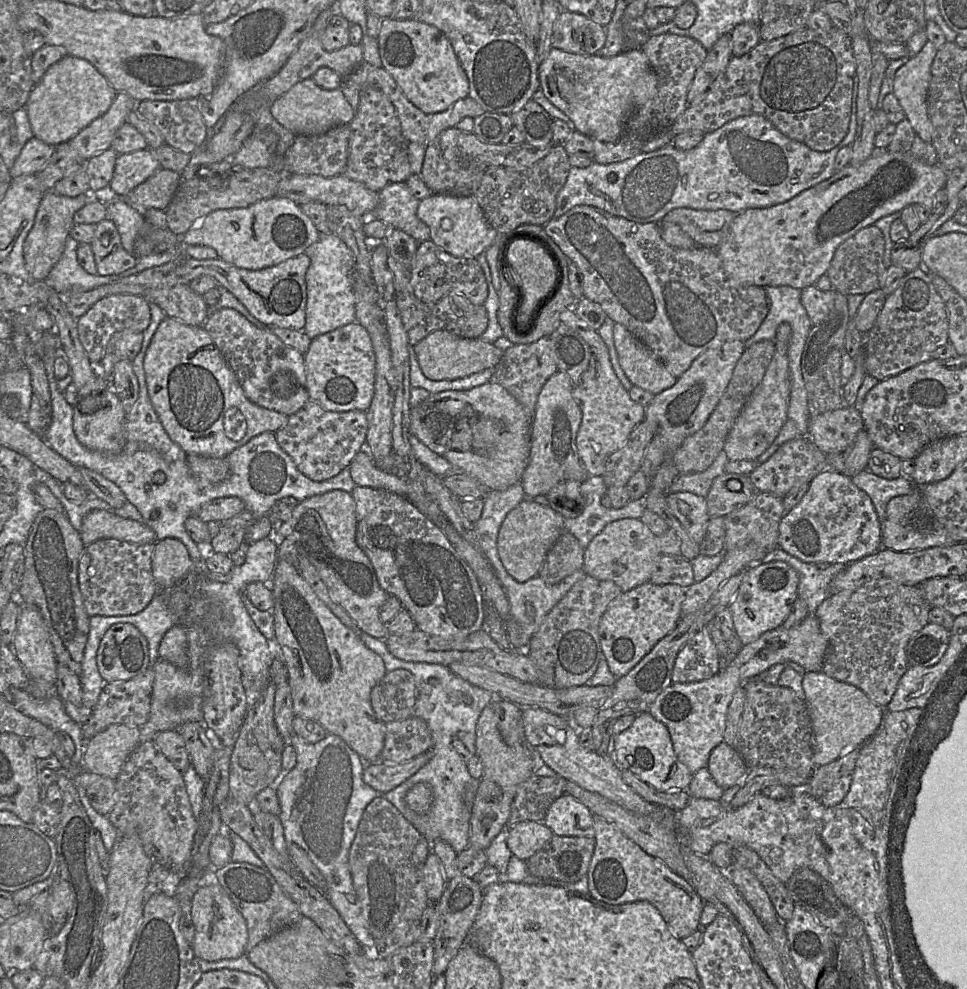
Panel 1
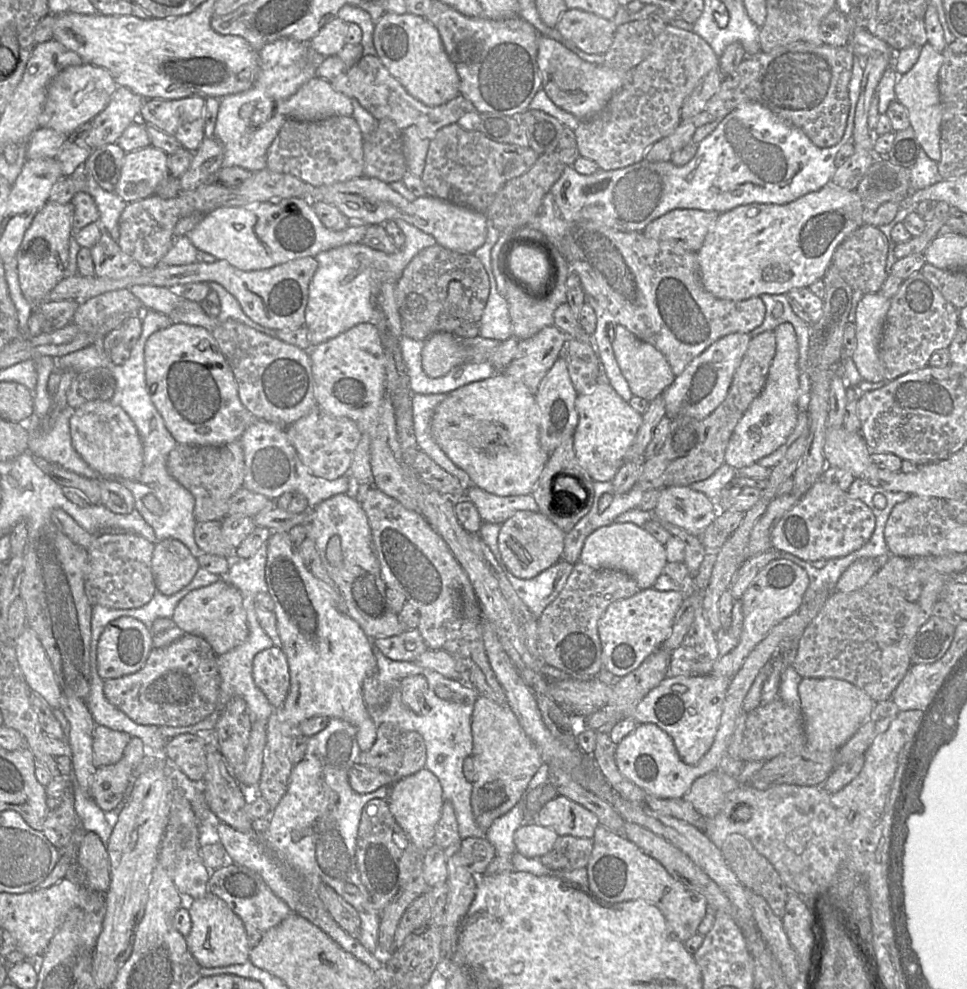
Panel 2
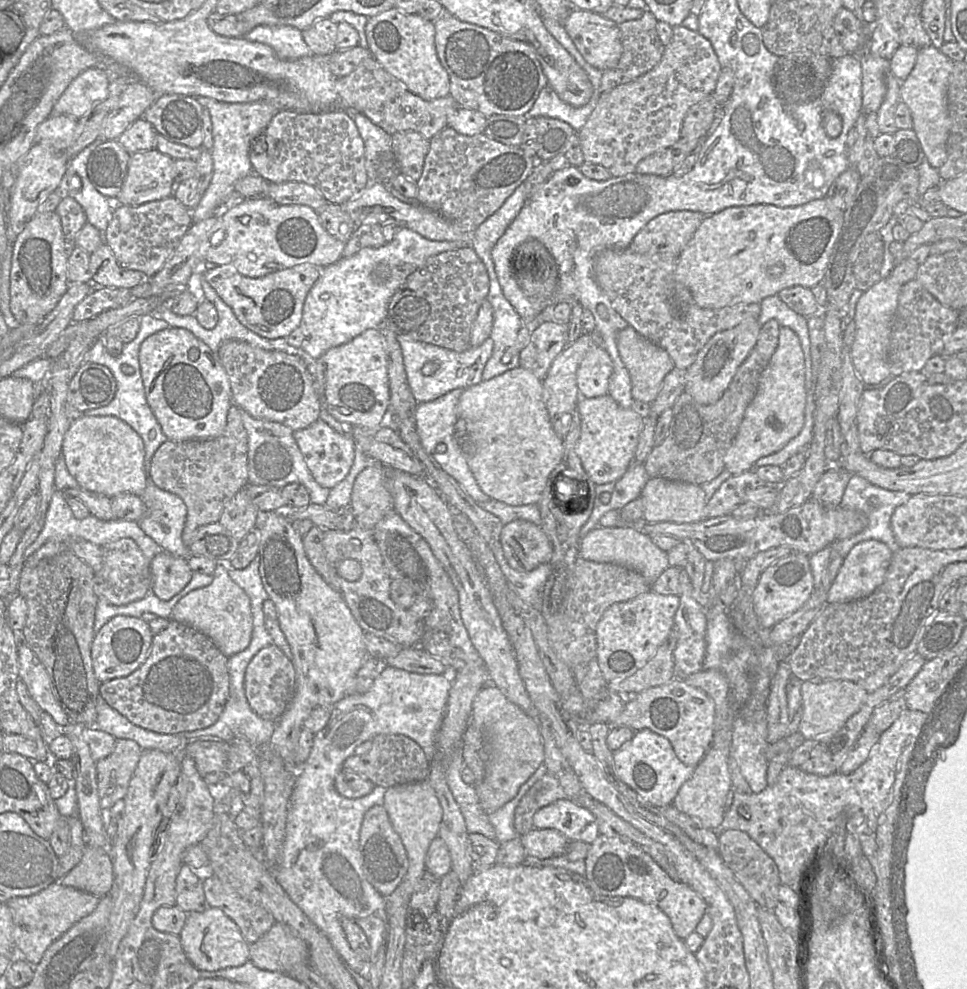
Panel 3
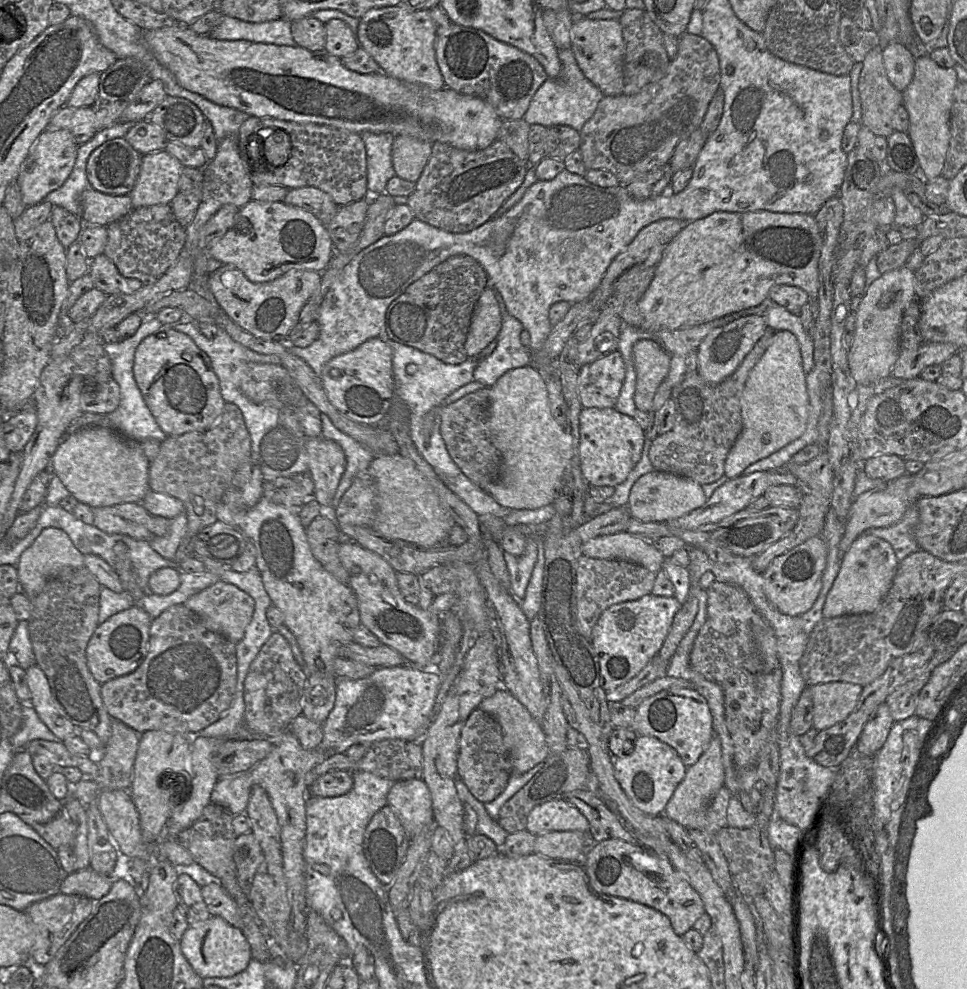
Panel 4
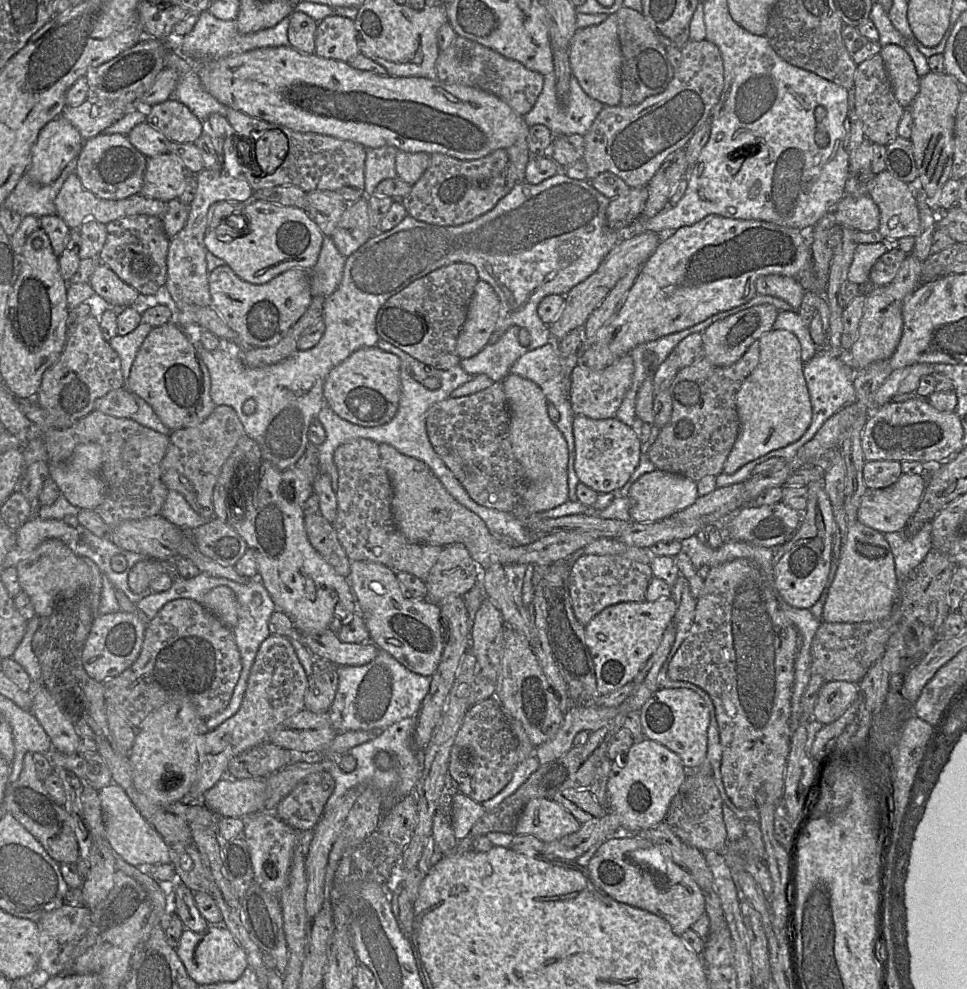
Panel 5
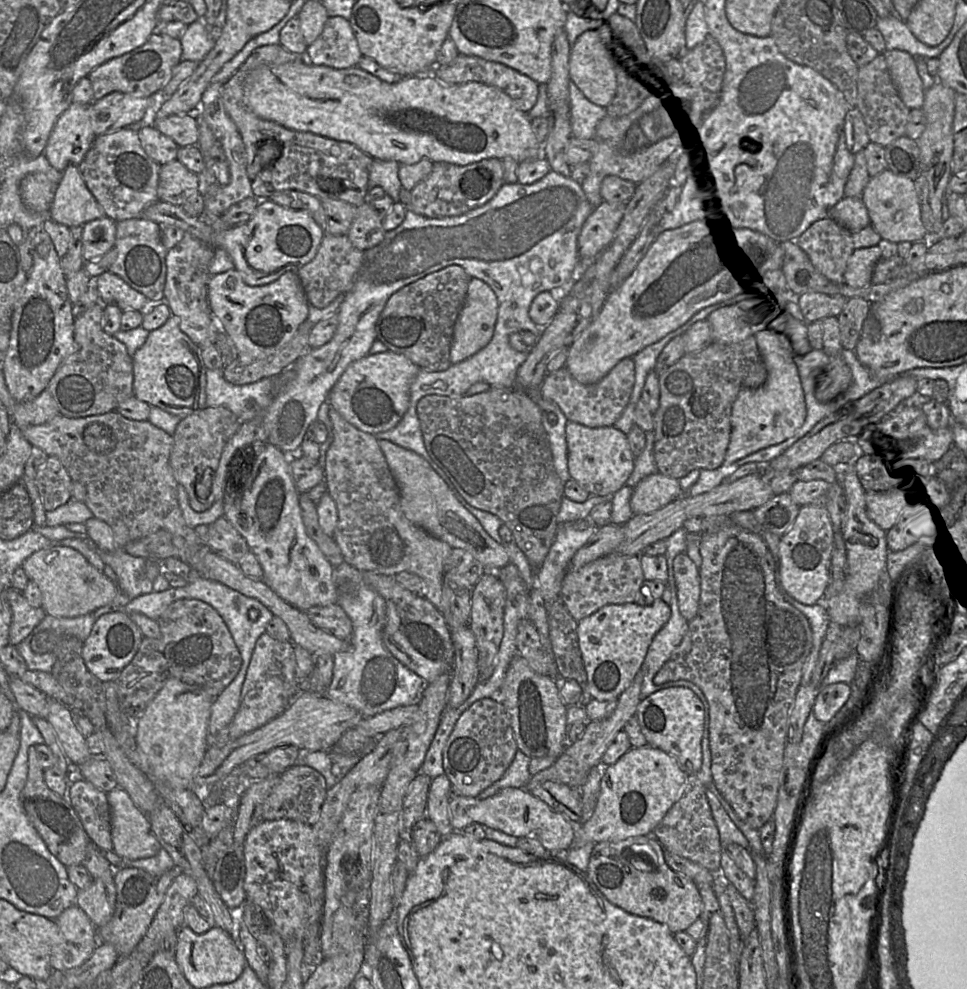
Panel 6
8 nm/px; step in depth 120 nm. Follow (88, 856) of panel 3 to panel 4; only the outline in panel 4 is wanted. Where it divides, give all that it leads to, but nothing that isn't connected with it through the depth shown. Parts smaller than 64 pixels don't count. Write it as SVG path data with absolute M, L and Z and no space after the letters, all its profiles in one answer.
M90 866L67 874L60 886L60 892L65 895L79 895L94 901L105 896L113 882L111 876L102 875Z

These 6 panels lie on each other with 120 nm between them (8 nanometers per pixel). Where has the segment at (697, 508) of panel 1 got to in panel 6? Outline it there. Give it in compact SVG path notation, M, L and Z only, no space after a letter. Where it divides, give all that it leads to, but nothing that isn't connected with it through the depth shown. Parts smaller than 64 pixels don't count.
M660 472L651 474L633 488L631 510L633 514L650 514L681 498L683 493L678 479Z

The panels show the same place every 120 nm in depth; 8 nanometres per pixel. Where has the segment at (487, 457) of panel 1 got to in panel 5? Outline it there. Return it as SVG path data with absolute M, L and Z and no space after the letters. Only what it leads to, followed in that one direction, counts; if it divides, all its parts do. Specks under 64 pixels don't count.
M508 373L502 380L510 410L509 434L515 458L522 466L526 486L521 503L529 513L541 513L569 500L567 442L548 415L547 399L533 381Z

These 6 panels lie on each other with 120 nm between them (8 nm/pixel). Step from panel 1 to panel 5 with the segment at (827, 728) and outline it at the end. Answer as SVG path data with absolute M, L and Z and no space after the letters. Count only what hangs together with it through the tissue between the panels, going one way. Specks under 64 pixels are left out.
M829 681L821 687L816 701L813 717L823 725L837 720L858 699L860 690L857 683Z

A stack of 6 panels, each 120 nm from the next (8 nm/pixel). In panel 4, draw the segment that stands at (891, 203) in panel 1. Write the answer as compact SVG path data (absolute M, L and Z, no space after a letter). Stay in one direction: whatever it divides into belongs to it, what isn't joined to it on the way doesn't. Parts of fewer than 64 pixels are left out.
M767 210L754 212L725 212L718 211L705 218L687 222L685 227L674 237L662 253L661 259L656 265L654 277L638 302L638 308L642 315L642 326L635 327L647 332L662 330L675 330L690 326L700 325L726 315L760 305L768 299L770 289L776 285L796 286L804 290L811 299L817 300L819 289L818 262L821 255L822 237L820 235L815 216L802 213L778 213Z

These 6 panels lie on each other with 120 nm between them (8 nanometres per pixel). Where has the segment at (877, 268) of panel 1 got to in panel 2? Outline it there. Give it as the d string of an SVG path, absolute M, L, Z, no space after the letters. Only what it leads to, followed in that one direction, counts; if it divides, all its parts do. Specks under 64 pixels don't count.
M862 225L848 236L835 250L832 264L837 267L844 281L853 290L860 290L864 295L877 293L887 278L886 259L888 255L888 241L886 235L876 226Z

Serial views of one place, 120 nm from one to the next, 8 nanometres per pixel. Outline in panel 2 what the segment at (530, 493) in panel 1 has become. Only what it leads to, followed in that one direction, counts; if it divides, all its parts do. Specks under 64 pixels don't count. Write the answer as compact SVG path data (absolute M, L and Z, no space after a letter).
M558 357L540 382L535 394L535 399L540 409L540 444L543 450L549 455L563 440L574 435L579 420L578 412L575 408L577 396L578 393L571 382L567 363L562 357Z

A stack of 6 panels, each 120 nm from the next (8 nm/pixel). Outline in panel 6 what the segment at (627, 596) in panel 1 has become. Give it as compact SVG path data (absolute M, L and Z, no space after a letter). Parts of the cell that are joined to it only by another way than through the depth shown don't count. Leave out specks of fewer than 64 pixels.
M660 598L648 606L635 602L608 604L578 621L579 648L592 699L618 699L640 671L654 636L668 622L670 616L670 606Z

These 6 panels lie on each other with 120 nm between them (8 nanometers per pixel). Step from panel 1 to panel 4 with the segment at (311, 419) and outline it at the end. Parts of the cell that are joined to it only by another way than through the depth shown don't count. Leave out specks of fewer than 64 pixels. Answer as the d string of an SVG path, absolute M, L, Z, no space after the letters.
M309 437L305 441L308 471L314 482L313 498L325 509L332 508L332 500L345 471L346 457L342 447L335 441L319 437Z

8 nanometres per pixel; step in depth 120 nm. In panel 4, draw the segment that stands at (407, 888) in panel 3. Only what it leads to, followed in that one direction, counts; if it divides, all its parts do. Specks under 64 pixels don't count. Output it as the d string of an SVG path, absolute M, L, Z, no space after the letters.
M421 778L396 782L388 792L387 802L409 839L435 821L431 794Z

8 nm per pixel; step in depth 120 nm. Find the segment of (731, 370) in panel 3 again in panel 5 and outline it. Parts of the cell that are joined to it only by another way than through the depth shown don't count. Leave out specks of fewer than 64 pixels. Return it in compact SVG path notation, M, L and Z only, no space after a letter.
M760 304L713 322L702 332L704 357L715 366L729 366L738 361L750 345L764 333L773 330L778 310L771 304Z

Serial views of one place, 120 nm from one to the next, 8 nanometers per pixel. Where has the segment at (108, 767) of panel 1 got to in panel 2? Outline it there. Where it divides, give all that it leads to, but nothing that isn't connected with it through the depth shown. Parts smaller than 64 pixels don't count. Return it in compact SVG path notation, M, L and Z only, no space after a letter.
M96 725L93 737L93 764L96 768L117 763L132 736L126 732Z

